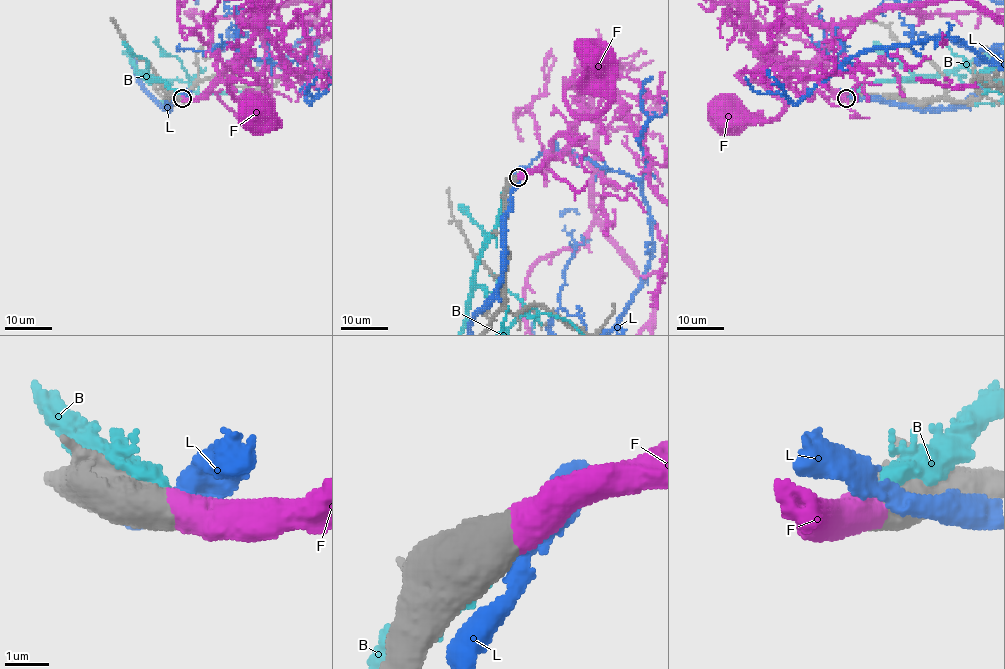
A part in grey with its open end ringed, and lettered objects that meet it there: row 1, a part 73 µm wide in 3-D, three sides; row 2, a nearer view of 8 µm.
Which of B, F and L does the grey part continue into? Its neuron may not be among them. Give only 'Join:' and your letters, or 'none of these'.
Join: F

